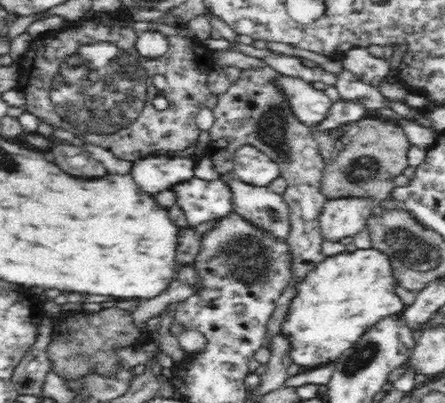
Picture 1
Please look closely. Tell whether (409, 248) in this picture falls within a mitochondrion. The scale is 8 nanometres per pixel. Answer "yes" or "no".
yes

